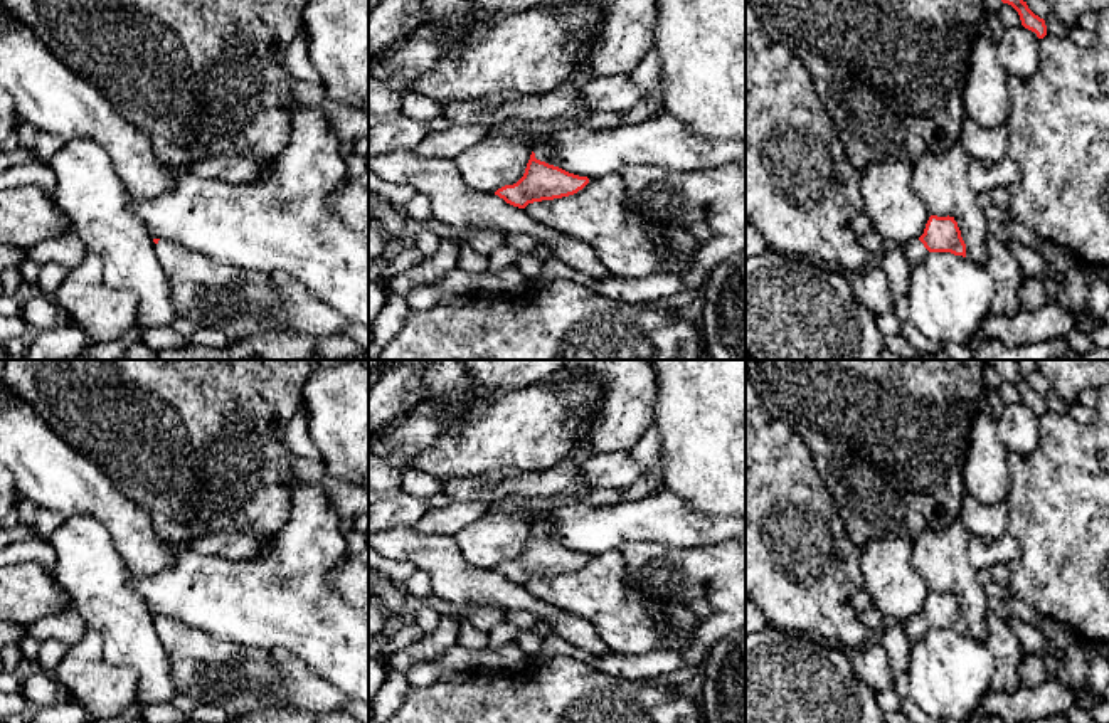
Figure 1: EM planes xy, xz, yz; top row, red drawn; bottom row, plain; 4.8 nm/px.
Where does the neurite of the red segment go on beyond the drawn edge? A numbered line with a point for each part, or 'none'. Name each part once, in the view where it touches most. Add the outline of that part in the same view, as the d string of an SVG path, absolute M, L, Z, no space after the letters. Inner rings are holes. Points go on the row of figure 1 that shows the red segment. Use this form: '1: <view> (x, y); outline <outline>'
1: xz (542, 153); outline M537 145L532 148L532 151L535 153L535 158L540 160L540 161L545 161L549 165L554 165L552 163L552 151L549 146L544 146L544 145ZM554 165L555 166L555 165Z

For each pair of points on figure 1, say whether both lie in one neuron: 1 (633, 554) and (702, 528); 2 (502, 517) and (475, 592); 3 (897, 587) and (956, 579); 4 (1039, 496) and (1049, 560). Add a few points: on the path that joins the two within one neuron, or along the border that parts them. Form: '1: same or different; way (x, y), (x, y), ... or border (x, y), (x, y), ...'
1: different; border (699, 547), (628, 542), (621, 548)
2: different; border (455, 540), (461, 555), (470, 564), (493, 570)
3: different; border (911, 545), (911, 567), (929, 592)
4: same; way (1049, 511), (1049, 545)

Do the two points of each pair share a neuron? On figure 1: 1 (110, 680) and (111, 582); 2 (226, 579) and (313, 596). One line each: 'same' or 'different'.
1: different
2: same

